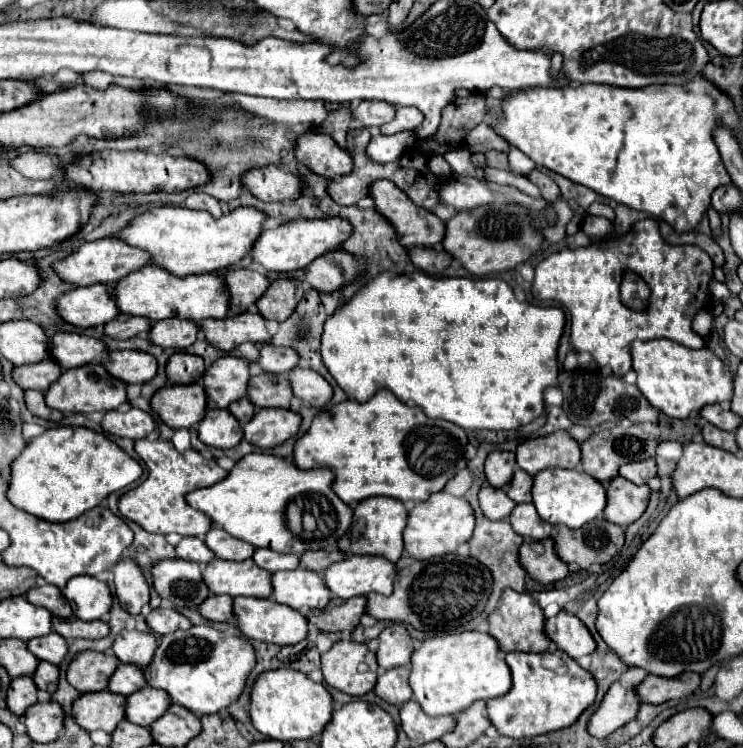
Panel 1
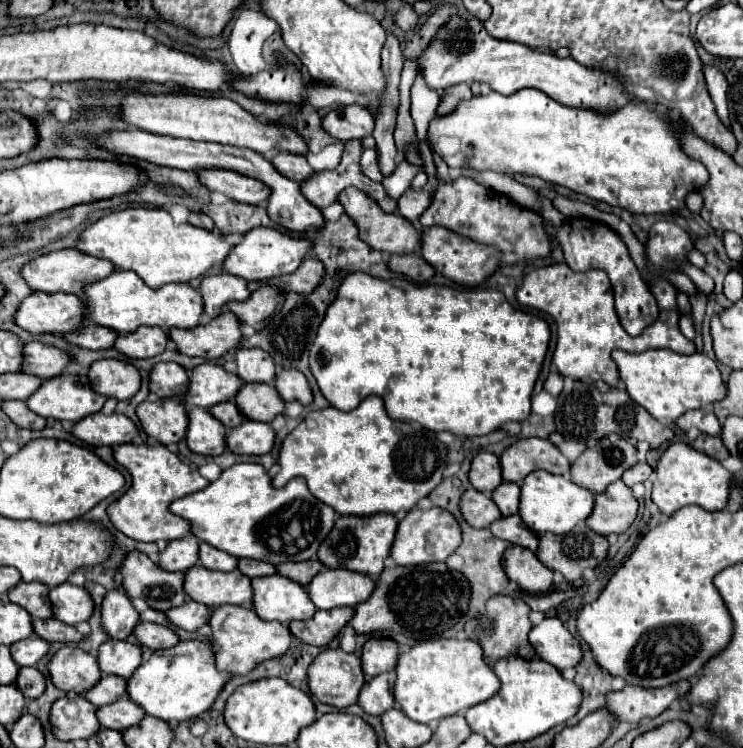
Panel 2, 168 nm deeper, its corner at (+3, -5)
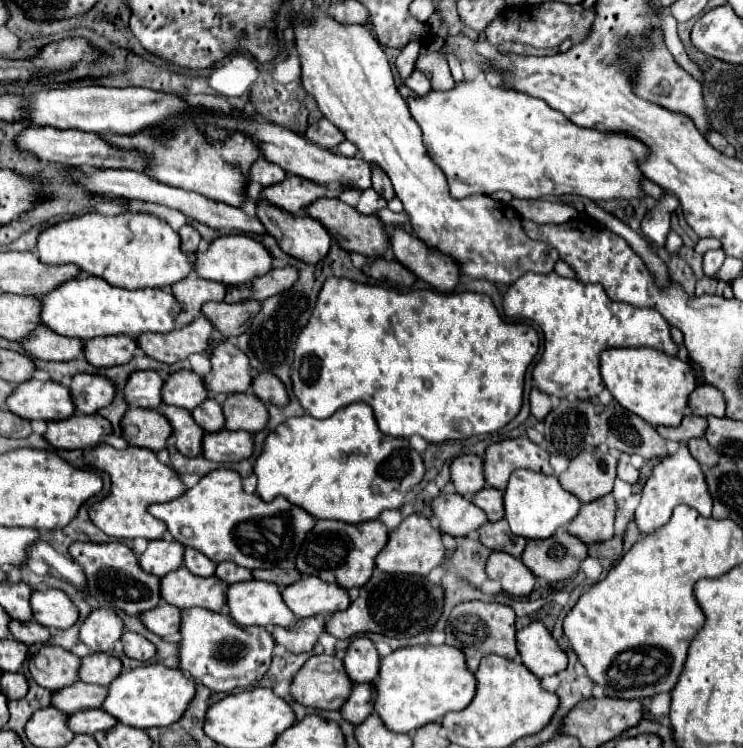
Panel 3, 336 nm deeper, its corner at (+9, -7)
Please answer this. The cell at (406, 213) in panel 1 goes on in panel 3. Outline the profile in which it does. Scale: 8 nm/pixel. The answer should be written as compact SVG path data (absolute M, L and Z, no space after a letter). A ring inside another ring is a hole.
M318 199L310 207L306 207L306 215L312 215L314 219L318 219L328 229L328 233L350 253L356 251L356 253L362 253L362 255L374 259L374 257L380 257L388 251L388 237L390 235L388 235L384 223L374 215L358 213L354 207L346 205L340 199Z

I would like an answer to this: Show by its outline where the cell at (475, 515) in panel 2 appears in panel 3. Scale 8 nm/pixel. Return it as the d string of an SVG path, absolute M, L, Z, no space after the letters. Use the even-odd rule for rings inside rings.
M460 493L440 495L432 501L434 517L440 521L440 531L448 533L452 537L464 537L474 529L480 529L488 519L484 517L484 511L472 505L466 497Z

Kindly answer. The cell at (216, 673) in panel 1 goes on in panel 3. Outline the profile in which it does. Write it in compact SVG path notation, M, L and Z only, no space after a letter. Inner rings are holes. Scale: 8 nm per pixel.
M148 663L118 675L108 685L108 697L102 709L124 725L140 729L168 727L184 715L184 709L188 709L194 695L196 695L196 683L182 669L166 667L162 663Z

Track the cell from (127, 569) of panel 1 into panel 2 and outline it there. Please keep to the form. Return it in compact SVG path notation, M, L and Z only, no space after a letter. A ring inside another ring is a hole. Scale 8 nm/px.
M110 591L102 601L102 629L112 639L126 639L138 623L138 611L124 591Z

